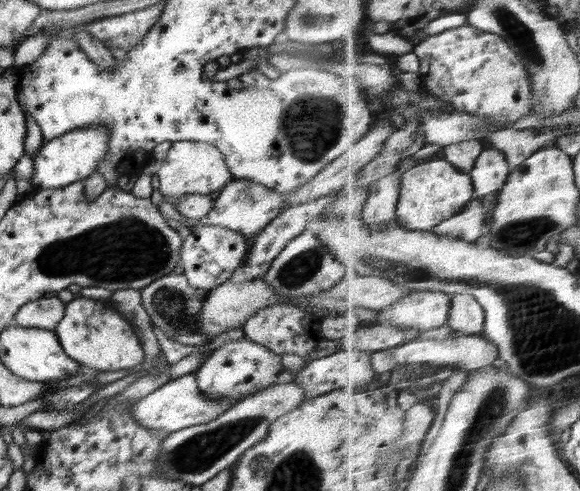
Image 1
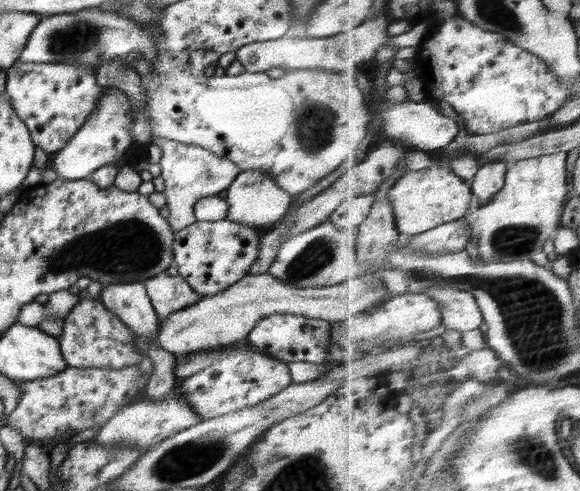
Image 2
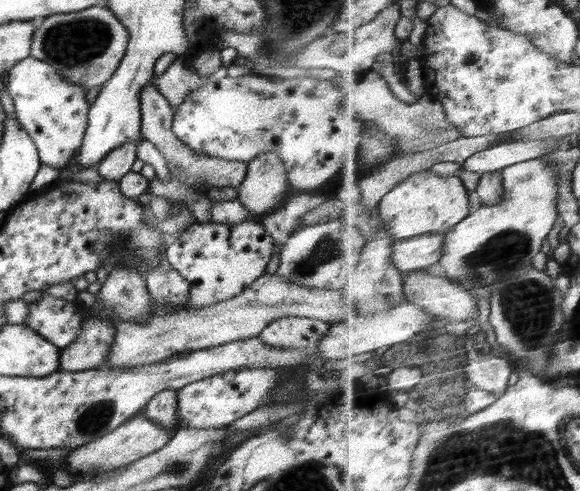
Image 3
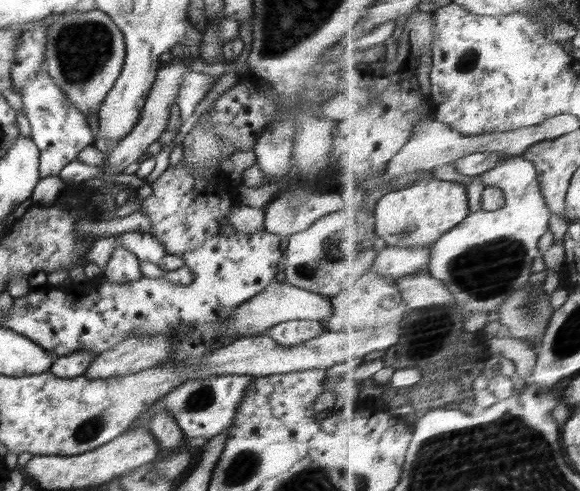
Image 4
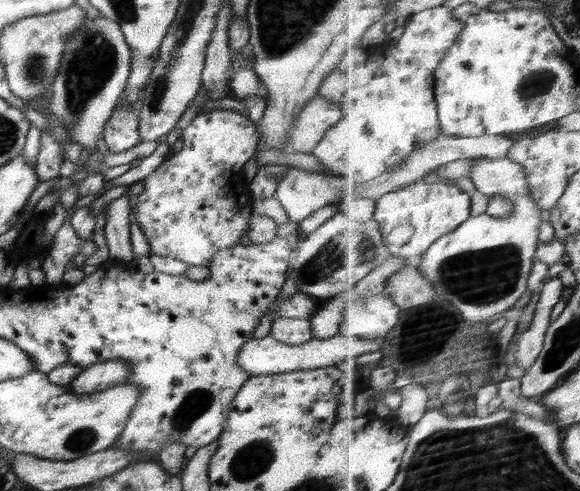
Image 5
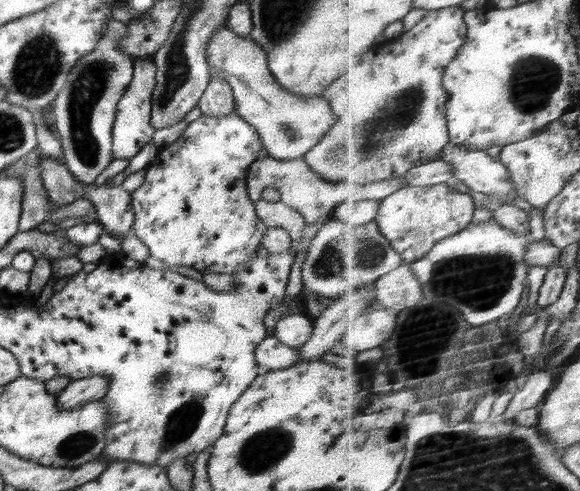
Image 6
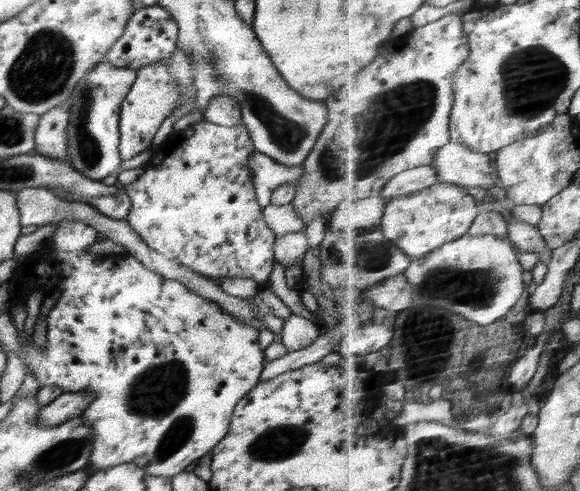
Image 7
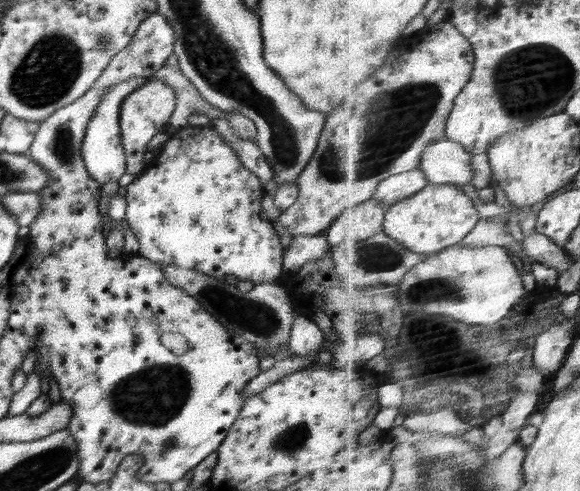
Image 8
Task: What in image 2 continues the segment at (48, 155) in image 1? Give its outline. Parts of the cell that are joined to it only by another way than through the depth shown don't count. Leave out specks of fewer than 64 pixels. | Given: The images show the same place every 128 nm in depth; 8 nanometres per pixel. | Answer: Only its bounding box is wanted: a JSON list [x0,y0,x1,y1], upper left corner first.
[49,87,132,180]

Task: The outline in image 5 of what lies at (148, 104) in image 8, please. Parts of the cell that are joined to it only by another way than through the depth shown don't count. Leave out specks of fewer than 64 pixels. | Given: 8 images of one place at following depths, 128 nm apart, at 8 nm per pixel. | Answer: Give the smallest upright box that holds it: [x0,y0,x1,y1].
[102,106,140,153]

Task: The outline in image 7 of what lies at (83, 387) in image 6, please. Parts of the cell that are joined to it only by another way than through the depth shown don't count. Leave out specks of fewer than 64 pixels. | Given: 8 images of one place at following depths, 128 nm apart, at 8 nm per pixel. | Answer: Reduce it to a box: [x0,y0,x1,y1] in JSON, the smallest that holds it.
[37,391,96,426]

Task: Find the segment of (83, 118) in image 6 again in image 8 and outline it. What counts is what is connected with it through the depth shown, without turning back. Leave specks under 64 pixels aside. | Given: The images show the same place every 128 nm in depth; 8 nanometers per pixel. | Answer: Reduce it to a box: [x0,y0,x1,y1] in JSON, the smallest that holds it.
[80,77,147,187]

